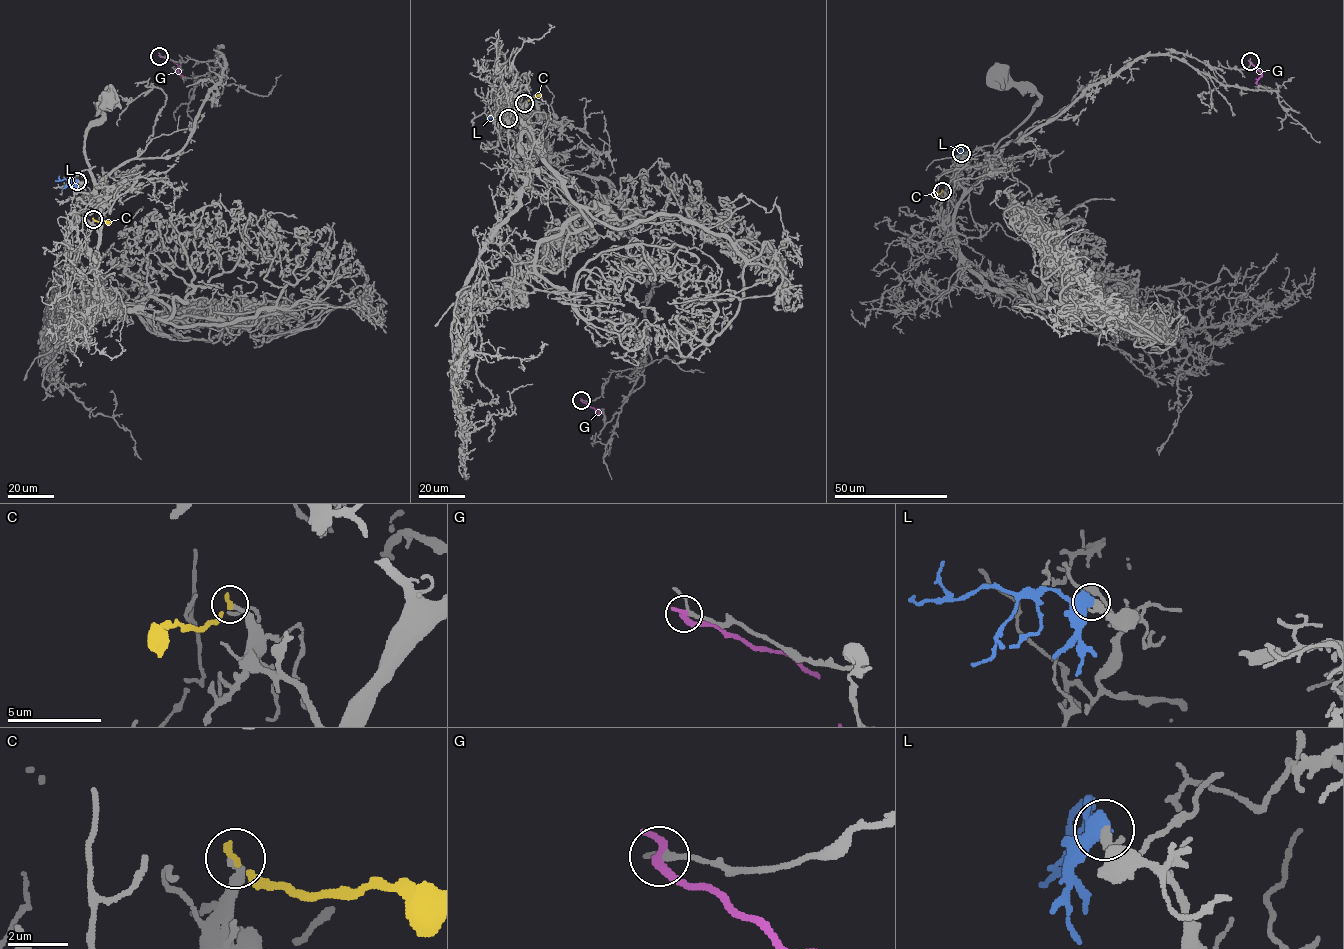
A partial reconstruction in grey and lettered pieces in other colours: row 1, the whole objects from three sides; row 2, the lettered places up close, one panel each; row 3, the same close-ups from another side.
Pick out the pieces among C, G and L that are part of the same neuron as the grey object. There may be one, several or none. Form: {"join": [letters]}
{"join": ["L"]}

